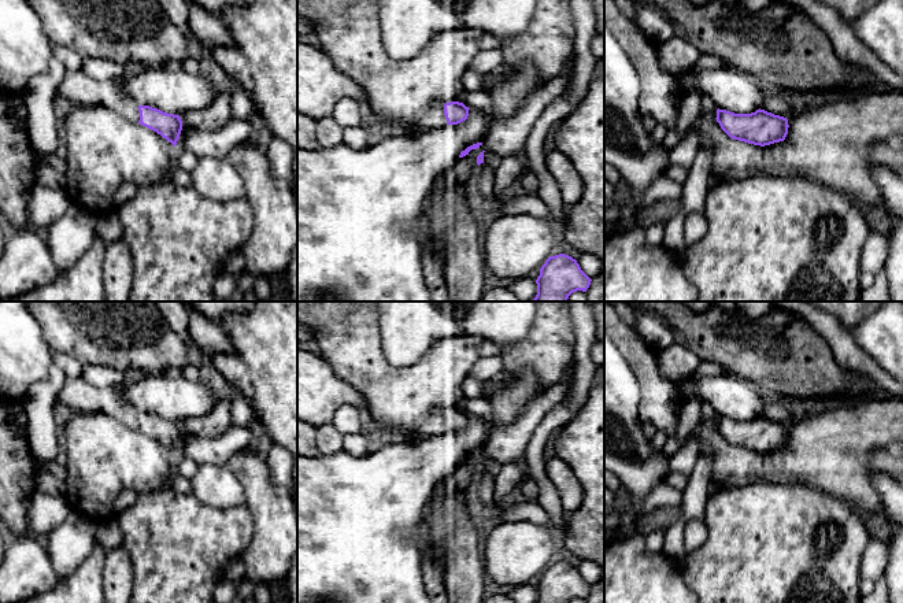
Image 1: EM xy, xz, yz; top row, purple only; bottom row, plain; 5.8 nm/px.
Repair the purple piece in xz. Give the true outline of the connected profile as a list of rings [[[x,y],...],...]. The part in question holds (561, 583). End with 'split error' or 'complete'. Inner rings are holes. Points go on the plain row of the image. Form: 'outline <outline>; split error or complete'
outline [[[559,561],[549,563],[541,573],[536,587],[536,603],[570,603],[577,598],[586,599],[591,588],[576,566]]]; complete

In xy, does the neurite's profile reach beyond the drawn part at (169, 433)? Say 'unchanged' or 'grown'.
grown

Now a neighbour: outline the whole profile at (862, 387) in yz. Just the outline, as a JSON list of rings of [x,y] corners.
[[[856,373],[855,378],[834,396],[830,404],[852,404],[866,399],[887,397],[881,385],[865,373]]]

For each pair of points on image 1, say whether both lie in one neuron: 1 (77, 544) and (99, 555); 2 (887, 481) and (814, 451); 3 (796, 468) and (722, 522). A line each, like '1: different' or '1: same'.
1: different
2: different
3: different

